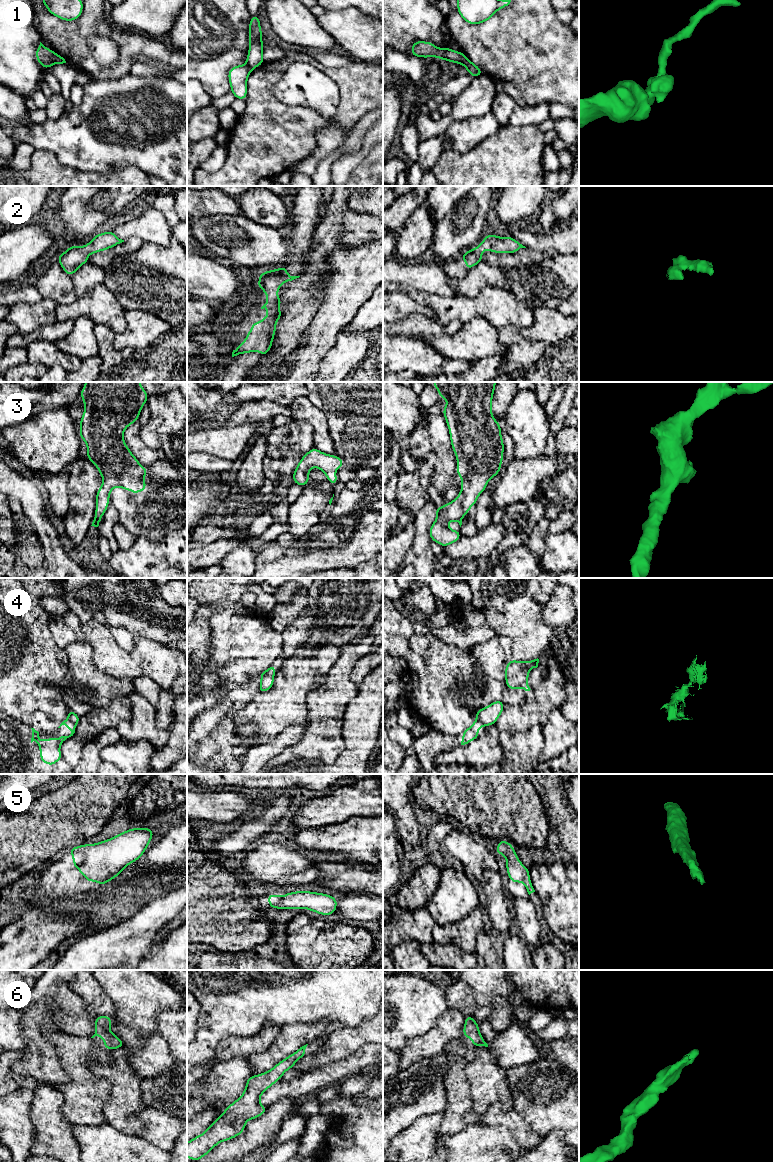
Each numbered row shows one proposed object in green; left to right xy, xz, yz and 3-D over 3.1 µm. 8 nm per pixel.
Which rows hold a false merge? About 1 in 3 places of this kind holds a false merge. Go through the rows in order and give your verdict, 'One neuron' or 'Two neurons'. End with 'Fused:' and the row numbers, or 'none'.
1: Two neurons
2: One neuron
3: One neuron
4: Two neurons
5: One neuron
6: One neuron
Fused: 1, 4

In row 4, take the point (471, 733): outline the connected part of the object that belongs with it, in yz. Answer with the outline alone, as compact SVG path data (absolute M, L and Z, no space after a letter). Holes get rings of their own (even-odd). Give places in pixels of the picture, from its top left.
M475 720L474 723L467 728L462 734L462 741L461 741L461 745L465 745L470 743L472 740L476 740L479 737L478 734L478 729L483 726L485 729L485 725L479 721L479 720Z

